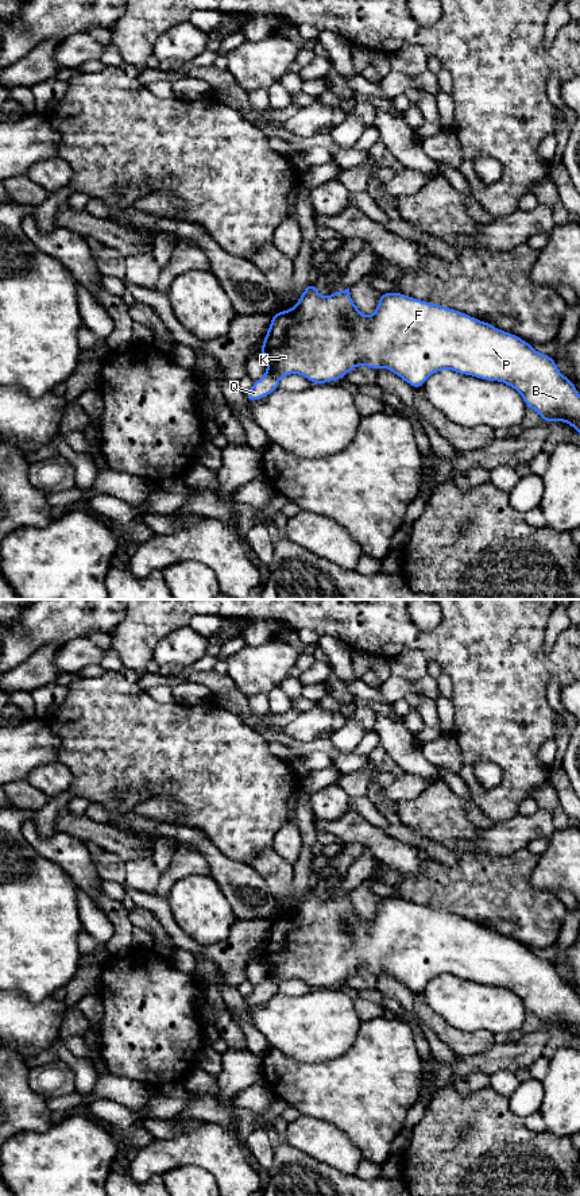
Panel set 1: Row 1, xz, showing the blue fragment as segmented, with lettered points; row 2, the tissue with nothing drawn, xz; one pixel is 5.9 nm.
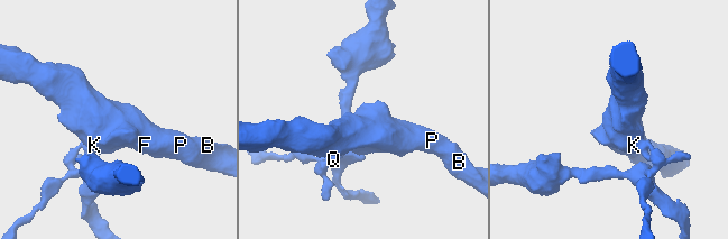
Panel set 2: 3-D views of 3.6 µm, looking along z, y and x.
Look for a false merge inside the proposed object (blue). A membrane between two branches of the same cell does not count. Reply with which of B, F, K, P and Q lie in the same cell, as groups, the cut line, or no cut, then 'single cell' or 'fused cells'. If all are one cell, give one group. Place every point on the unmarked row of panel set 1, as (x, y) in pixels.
B F K P / Q; cut in xz along (267, 976), (278, 984); fused cells

